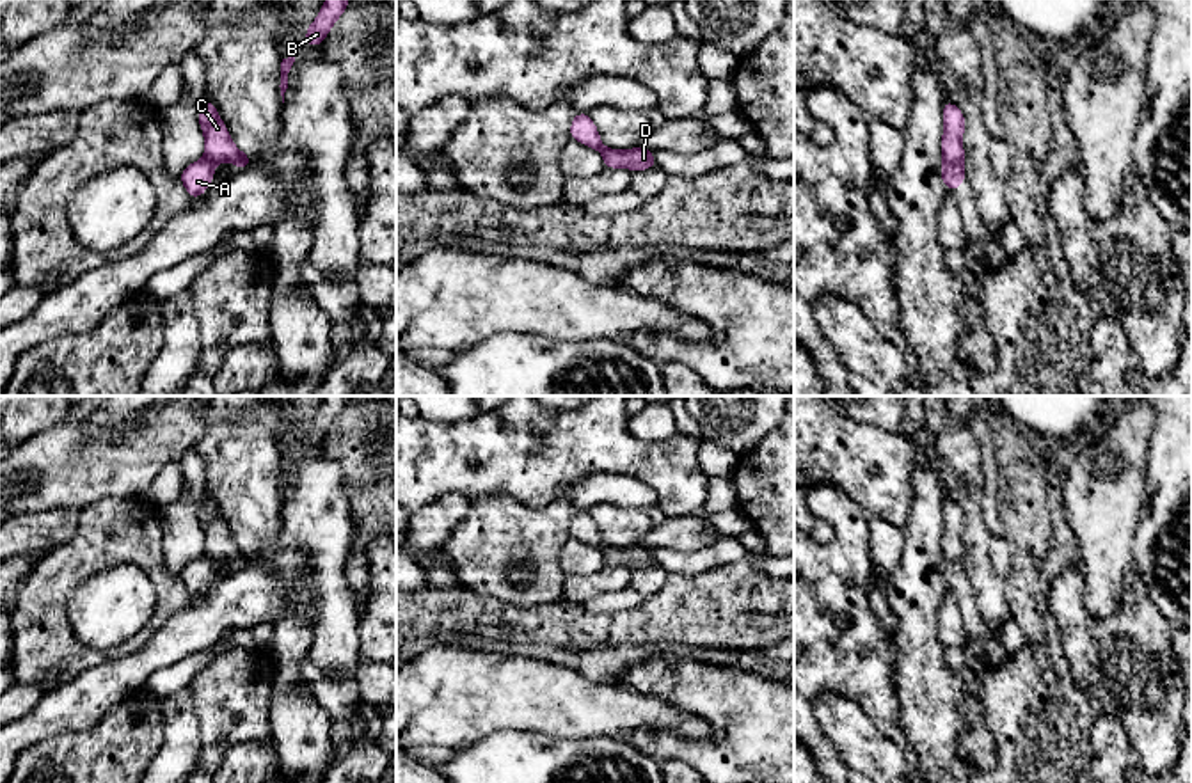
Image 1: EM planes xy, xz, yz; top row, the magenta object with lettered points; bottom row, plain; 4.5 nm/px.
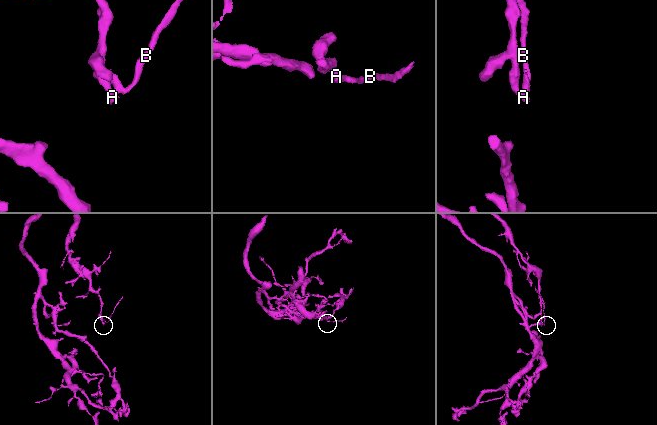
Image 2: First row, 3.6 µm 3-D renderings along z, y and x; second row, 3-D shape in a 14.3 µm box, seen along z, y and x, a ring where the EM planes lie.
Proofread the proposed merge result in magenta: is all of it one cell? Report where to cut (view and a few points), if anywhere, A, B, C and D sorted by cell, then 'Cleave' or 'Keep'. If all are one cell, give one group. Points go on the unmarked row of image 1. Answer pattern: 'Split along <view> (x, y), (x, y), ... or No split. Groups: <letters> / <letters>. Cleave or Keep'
Split along yz (944, 556), (961, 563). Groups: A / B C D. Cleave

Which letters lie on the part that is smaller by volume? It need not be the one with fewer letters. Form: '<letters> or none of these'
B, C, D

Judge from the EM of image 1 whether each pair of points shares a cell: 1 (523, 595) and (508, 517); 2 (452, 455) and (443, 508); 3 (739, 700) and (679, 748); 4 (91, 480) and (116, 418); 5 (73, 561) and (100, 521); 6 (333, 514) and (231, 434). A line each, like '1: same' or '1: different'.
1: same
2: different
3: same
4: same
5: same
6: different

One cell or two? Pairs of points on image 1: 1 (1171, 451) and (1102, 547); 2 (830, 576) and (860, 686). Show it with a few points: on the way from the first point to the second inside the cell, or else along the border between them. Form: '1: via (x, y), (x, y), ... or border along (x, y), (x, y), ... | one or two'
1: border along (1150, 446), (1146, 501), (1136, 528) | two
2: via (844, 602), (858, 622), (853, 631), (853, 659) | one

